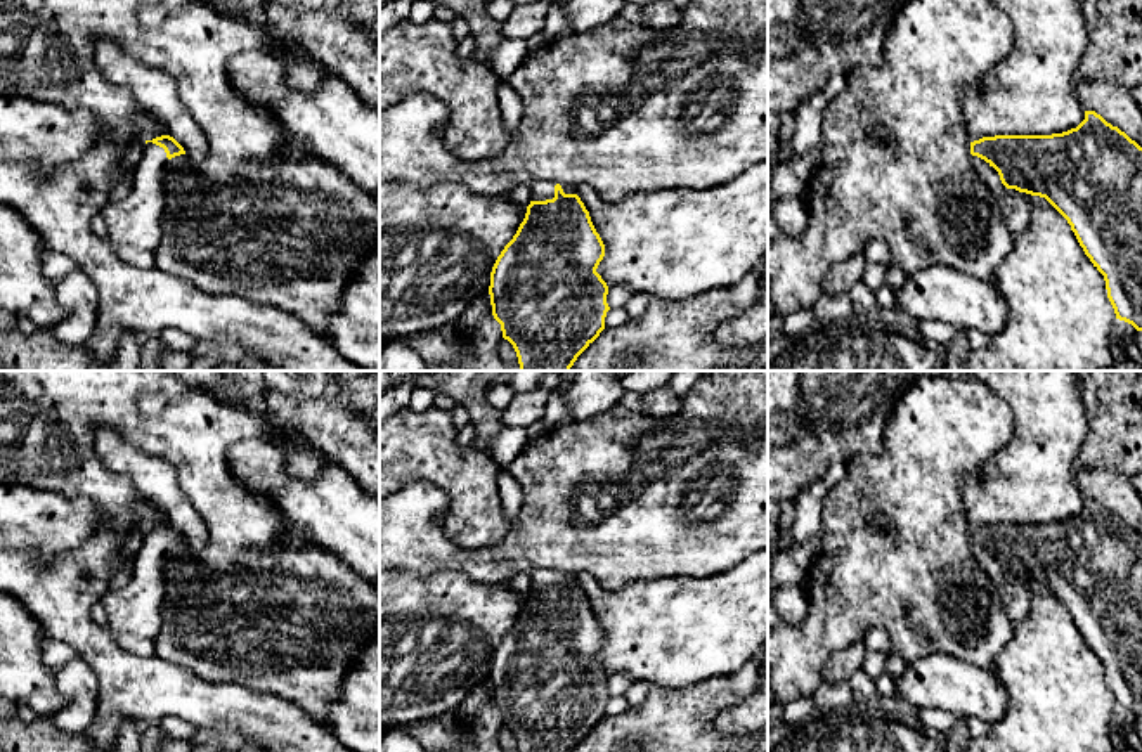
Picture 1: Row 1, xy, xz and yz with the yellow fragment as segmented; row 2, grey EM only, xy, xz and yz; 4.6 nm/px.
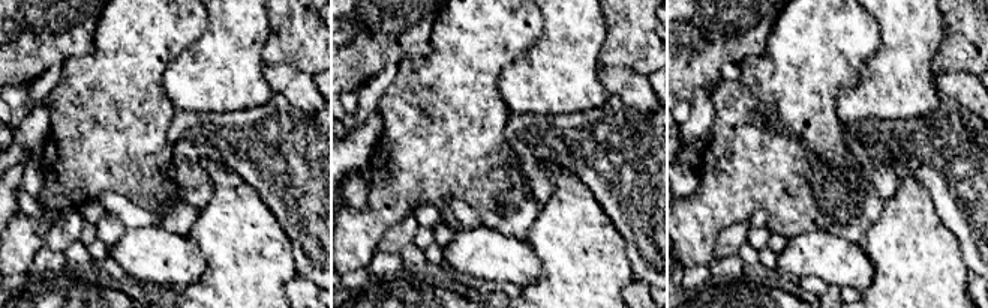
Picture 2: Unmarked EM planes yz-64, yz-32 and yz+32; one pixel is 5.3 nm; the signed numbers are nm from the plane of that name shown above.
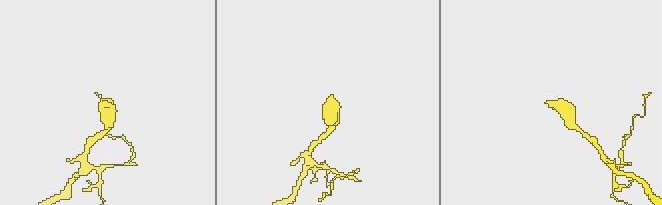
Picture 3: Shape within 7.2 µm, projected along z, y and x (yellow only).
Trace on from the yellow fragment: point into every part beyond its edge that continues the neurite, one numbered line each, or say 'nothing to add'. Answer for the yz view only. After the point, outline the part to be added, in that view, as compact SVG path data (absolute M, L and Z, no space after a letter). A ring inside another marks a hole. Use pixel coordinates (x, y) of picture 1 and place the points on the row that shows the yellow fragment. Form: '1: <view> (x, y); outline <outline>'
1: yz (1016, 208); outline M970 154L969 163L981 177L981 184L991 196L993 206L1002 211L1007 229L1014 236L1019 236L1029 225L1031 218L1031 201L1026 192L1007 189L1002 184L998 172L984 159Z

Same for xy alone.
1: xy (134, 220); outline M147 142L133 170L130 192L106 201L101 217L107 225L109 244L154 251L163 237L161 215L166 208L166 177L191 163L185 154L166 158L163 147Z

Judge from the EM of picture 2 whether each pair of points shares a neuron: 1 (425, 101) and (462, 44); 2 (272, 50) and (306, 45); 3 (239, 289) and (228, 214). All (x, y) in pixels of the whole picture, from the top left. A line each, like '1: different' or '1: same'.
1: same
2: same
3: same

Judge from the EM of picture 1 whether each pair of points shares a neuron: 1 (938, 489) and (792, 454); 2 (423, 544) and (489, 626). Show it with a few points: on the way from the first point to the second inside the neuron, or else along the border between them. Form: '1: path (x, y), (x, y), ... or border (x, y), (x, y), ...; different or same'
1: border (881, 440), (877, 453), (846, 463); different
2: border (402, 570), (416, 574), (461, 572), (482, 584); different

